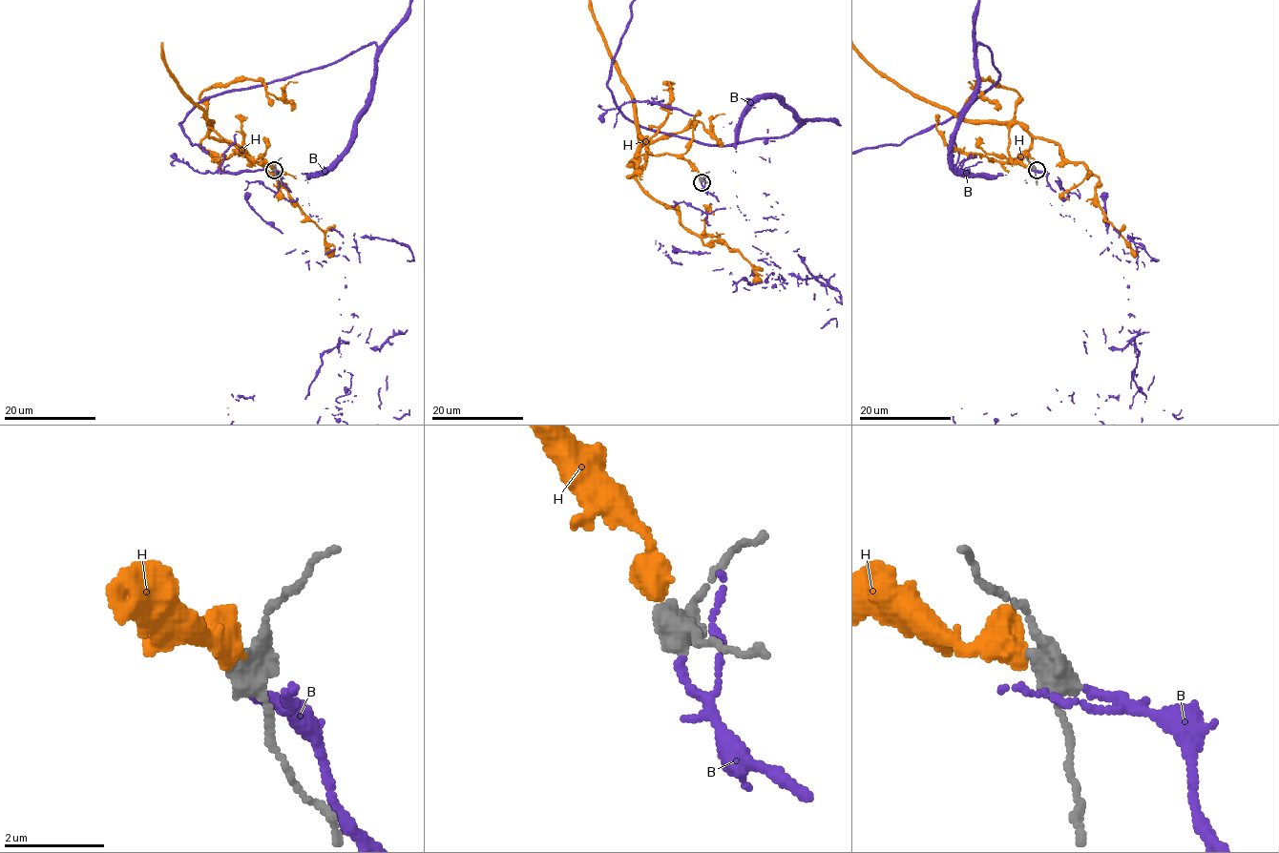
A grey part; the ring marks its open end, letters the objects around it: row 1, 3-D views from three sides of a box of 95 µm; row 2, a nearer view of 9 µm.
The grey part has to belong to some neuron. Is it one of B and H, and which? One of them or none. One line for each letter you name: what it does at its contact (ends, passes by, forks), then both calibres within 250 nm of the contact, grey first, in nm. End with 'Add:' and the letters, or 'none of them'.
B: It ends there. Thickness 440 nm (grey) against 190 nm
Add: B

